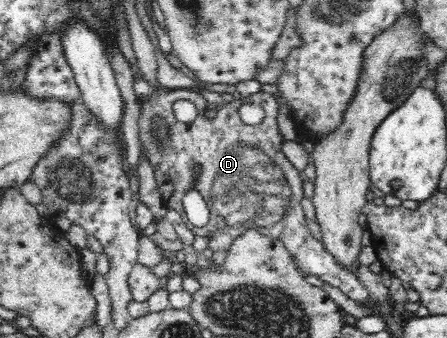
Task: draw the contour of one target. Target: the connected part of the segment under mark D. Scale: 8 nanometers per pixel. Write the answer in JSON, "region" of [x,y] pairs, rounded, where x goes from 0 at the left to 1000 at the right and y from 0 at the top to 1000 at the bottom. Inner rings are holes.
{"region":[[[360,260],[360,263],[351,263],[351,266],[349,266],[349,269],[342,269],[342,272],[340,272],[340,275],[338,275],[338,278],[336,278],[336,281],[331,281],[331,284],[329,284],[329,287],[327,287],[327,290],[322,290],[322,293],[315,293],[315,305],[313,305],[313,311],[315,311],[315,320],[313,320],[313,340],[311,340],[311,349],[309,349],[309,373],[311,373],[311,420],[315,420],[315,441],[320,441],[320,438],[322,438],[322,441],[324,441],[324,450],[327,450],[327,459],[329,459],[329,473],[333,473],[333,485],[338,485],[338,491],[340,491],[340,500],[342,500],[342,515],[345,515],[345,524],[347,524],[347,533],[349,533],[349,536],[351,536],[351,544],[353,544],[353,550],[351,550],[351,562],[353,562],[353,565],[356,565],[356,580],[360,580],[360,598],[362,598],[362,604],[365,604],[365,607],[367,607],[367,609],[369,609],[369,612],[371,612],[371,615],[389,615],[389,618],[391,618],[391,621],[394,621],[394,624],[396,624],[396,627],[398,627],[398,630],[400,630],[400,633],[403,633],[403,636],[405,636],[405,639],[407,639],[407,642],[409,642],[409,645],[412,645],[412,648],[414,648],[414,654],[416,654],[416,666],[418,666],[418,669],[421,669],[421,675],[425,675],[425,678],[427,678],[427,680],[430,680],[430,689],[432,689],[432,692],[434,692],[434,695],[441,695],[441,698],[468,698],[468,728],[465,728],[465,734],[468,734],[468,740],[472,740],[472,746],[477,746],[477,778],[479,778],[479,781],[481,781],[481,784],[499,784],[499,781],[501,781],[501,778],[503,778],[503,769],[506,769],[506,760],[508,760],[508,751],[510,751],[510,749],[512,749],[512,740],[515,740],[515,734],[517,734],[517,728],[519,728],[519,725],[521,725],[521,716],[523,716],[523,713],[526,713],[526,704],[530,704],[530,698],[539,698],[539,695],[541,695],[541,692],[546,692],[546,689],[548,689],[548,680],[550,680],[550,678],[555,678],[555,675],[557,675],[557,669],[564,669],[564,666],[566,666],[566,669],[570,669],[570,672],[575,672],[575,675],[579,675],[579,678],[584,678],[584,680],[595,680],[595,686],[597,686],[597,689],[600,689],[600,692],[602,692],[602,695],[604,695],[604,698],[609,698],[609,701],[611,701],[611,704],[617,704],[617,707],[620,707],[620,710],[624,710],[624,713],[629,713],[629,719],[633,719],[633,725],[638,725],[638,731],[640,731],[640,734],[642,734],[642,743],[647,743],[647,749],[649,749],[649,751],[651,751],[651,760],[653,760],[653,763],[655,763],[655,769],[658,769],[658,775],[660,775],[660,784],[662,784],[662,787],[664,787],[664,796],[669,796],[669,802],[671,802],[671,805],[673,805],[673,814],[678,814],[678,820],[682,820],[682,817],[709,817],[709,822],[716,822],[716,825],[718,825],[718,828],[720,828],[720,831],[723,831],[723,837],[725,837],[725,834],[727,834],[727,837],[732,837],[732,840],[736,840],[736,843],[740,843],[740,846],[745,846],[745,852],[756,852],[756,855],[758,855],[758,858],[763,858],[763,864],[765,864],[765,867],[767,867],[767,870],[772,870],[772,873],[776,873],[776,876],[781,876],[781,882],[785,882],[785,888],[792,888],[792,891],[794,891],[794,893],[801,893],[801,899],[803,899],[803,902],[805,902],[805,905],[817,905],[817,908],[819,908],[819,911],[828,911],[828,917],[841,917],[841,920],[843,920],[843,923],[850,923],[850,920],[852,920],[852,917],[850,917],[850,908],[848,908],[848,902],[846,902],[846,896],[843,896],[843,891],[841,891],[841,888],[839,888],[839,885],[834,885],[834,882],[832,882],[832,876],[830,876],[830,873],[826,873],[826,864],[823,864],[823,861],[821,861],[821,855],[817,855],[817,846],[814,846],[814,843],[812,843],[812,840],[810,840],[810,837],[808,837],[808,834],[805,834],[805,831],[803,831],[803,828],[801,828],[801,825],[799,825],[799,822],[796,822],[796,820],[794,820],[794,817],[792,817],[792,811],[790,811],[790,808],[787,808],[787,805],[783,805],[783,799],[781,799],[781,796],[776,796],[776,793],[770,793],[770,787],[767,787],[767,784],[758,784],[758,775],[752,775],[752,772],[749,772],[749,769],[747,769],[747,760],[745,760],[745,757],[740,757],[740,754],[736,754],[736,746],[732,746],[732,740],[729,740],[729,734],[727,734],[727,731],[723,731],[723,722],[720,722],[720,716],[718,716],[718,713],[716,713],[716,716],[714,716],[714,710],[709,710],[709,707],[705,707],[705,704],[702,704],[702,701],[700,701],[700,692],[698,692],[698,689],[696,689],[696,680],[694,680],[694,678],[691,678],[691,669],[689,669],[689,666],[687,666],[687,648],[685,648],[685,645],[682,645],[682,630],[678,630],[678,615],[676,615],[676,612],[673,612],[673,592],[678,592],[678,583],[680,583],[680,580],[682,580],[682,574],[680,574],[680,556],[682,556],[682,544],[678,544],[678,533],[676,533],[676,527],[673,527],[673,521],[671,521],[671,515],[669,515],[669,506],[667,506],[667,503],[664,503],[664,500],[660,500],[660,491],[655,491],[655,485],[653,485],[653,482],[651,482],[651,479],[649,479],[649,476],[647,476],[647,473],[644,473],[644,470],[642,470],[642,464],[638,464],[638,459],[633,459],[633,450],[631,450],[631,447],[629,447],[629,426],[633,426],[633,420],[635,420],[635,414],[633,414],[633,402],[631,402],[631,399],[629,399],[629,393],[624,393],[624,376],[620,376],[620,340],[622,340],[622,305],[620,305],[620,299],[622,299],[622,296],[620,296],[620,293],[617,293],[617,290],[615,290],[615,287],[613,287],[613,281],[611,281],[611,278],[604,278],[604,275],[593,275],[593,272],[591,272],[591,269],[586,269],[586,266],[584,266],[584,269],[579,269],[579,272],[577,272],[577,275],[570,275],[570,278],[566,278],[566,281],[562,281],[562,284],[553,284],[553,287],[539,287],[539,290],[535,290],[535,293],[530,293],[530,290],[526,290],[526,293],[521,293],[521,296],[519,296],[519,299],[517,299],[517,302],[506,302],[506,305],[503,305],[503,302],[501,302],[501,305],[499,305],[499,311],[497,311],[497,314],[492,314],[492,317],[490,317],[490,320],[483,320],[483,337],[481,337],[481,346],[479,346],[479,349],[477,349],[477,352],[468,352],[468,349],[463,349],[463,346],[459,346],[459,325],[463,325],[463,314],[468,314],[468,305],[465,305],[465,302],[463,302],[463,299],[461,299],[461,296],[459,296],[459,290],[456,290],[456,287],[454,287],[454,284],[452,284],[452,281],[450,281],[450,278],[447,278],[447,272],[445,272],[445,266],[438,266],[438,263],[434,263],[434,266],[430,266],[430,263],[369,263],[369,260]],[[396,296],[423,296],[423,299],[427,299],[427,302],[432,302],[432,305],[436,305],[436,317],[441,317],[441,349],[436,349],[436,355],[432,355],[432,361],[425,361],[425,364],[414,364],[414,361],[400,361],[400,358],[398,358],[398,355],[394,355],[394,346],[391,346],[391,343],[389,343],[389,334],[387,334],[387,325],[385,325],[385,308],[387,308],[387,305],[389,305],[389,302],[396,302]],[[548,302],[557,302],[557,305],[579,305],[579,308],[582,308],[582,311],[588,311],[588,322],[595,322],[595,340],[597,340],[597,385],[602,385],[602,382],[613,382],[613,385],[615,385],[615,396],[593,396],[593,393],[591,393],[591,391],[586,391],[586,388],[584,388],[584,385],[577,385],[577,379],[573,379],[573,376],[564,376],[564,373],[562,373],[562,370],[548,370],[548,367],[544,367],[544,361],[541,361],[541,358],[539,358],[539,355],[537,355],[537,352],[535,352],[535,343],[532,343],[532,320],[535,320],[535,317],[537,317],[537,314],[539,314],[539,308],[548,308]],[[347,346],[351,346],[351,352],[365,352],[365,358],[369,358],[369,426],[360,426],[360,420],[356,420],[356,414],[353,414],[353,408],[349,408],[349,405],[347,405],[347,402],[345,402],[345,393],[342,393],[342,391],[345,391],[345,388],[342,388],[342,385],[340,385],[340,379],[338,379],[338,373],[342,373],[342,358],[345,358],[345,349],[347,349]],[[436,494],[445,494],[445,515],[434,515],[434,497],[436,497]],[[427,553],[436,553],[436,559],[441,559],[441,565],[445,565],[445,571],[450,571],[450,580],[452,580],[452,583],[454,583],[454,586],[456,586],[456,589],[459,589],[459,592],[461,592],[461,601],[463,601],[463,604],[465,604],[465,612],[468,612],[468,615],[470,615],[470,621],[472,621],[472,633],[470,633],[470,648],[468,648],[468,657],[465,657],[465,660],[463,660],[463,663],[459,663],[459,669],[436,669],[436,666],[434,666],[434,663],[432,663],[432,660],[427,660],[427,657],[421,657],[421,654],[418,654],[418,651],[416,651],[416,627],[414,627],[414,624],[412,624],[412,609],[409,609],[409,607],[407,607],[407,586],[409,586],[409,583],[412,583],[412,580],[414,580],[414,574],[418,574],[418,568],[423,568],[423,559],[425,559],[425,556],[427,556]]]}

